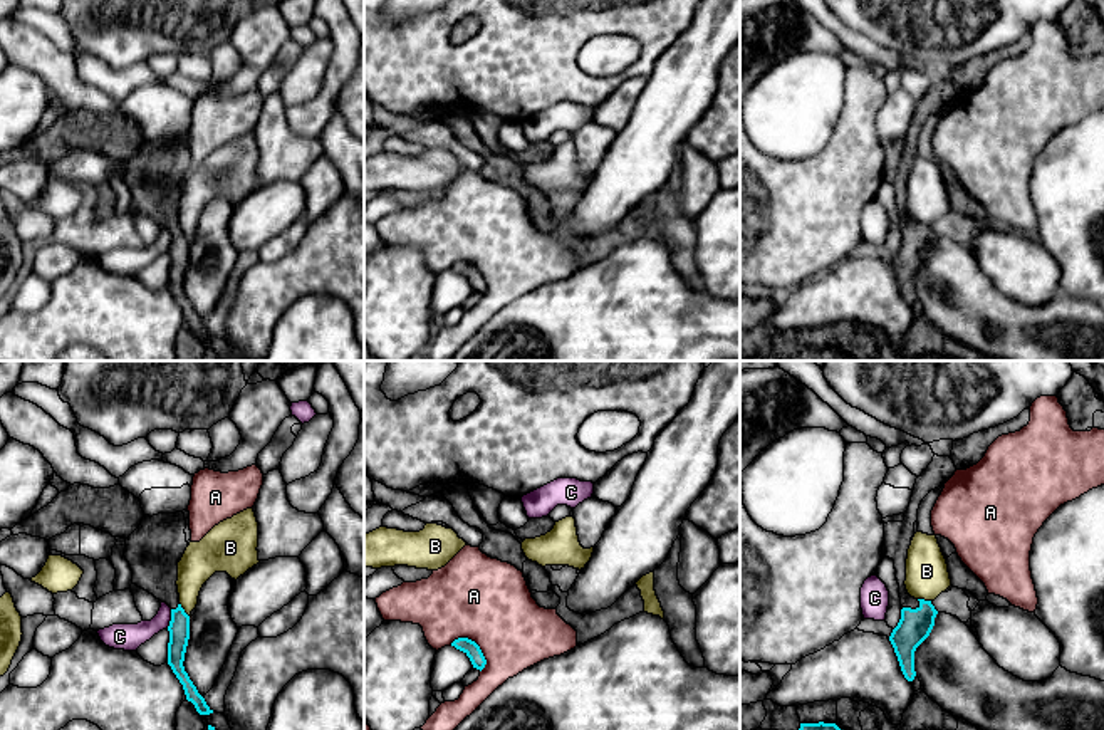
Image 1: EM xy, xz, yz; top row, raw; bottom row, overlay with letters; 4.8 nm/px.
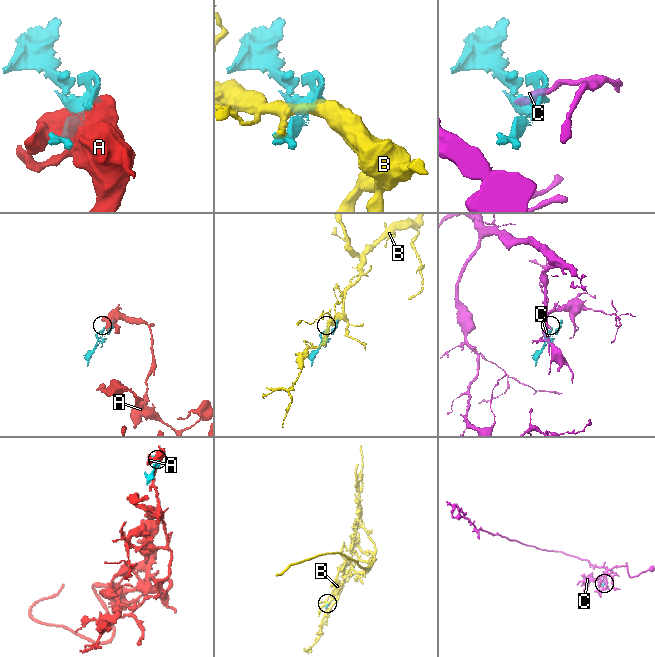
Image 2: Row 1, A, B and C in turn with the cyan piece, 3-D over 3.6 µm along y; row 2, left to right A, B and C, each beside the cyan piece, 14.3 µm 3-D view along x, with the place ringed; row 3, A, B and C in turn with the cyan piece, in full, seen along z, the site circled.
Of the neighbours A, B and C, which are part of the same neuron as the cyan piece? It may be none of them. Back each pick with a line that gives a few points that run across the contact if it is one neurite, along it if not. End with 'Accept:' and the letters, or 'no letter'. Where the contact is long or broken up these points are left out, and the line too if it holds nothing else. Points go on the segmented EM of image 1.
Accept: no letter

